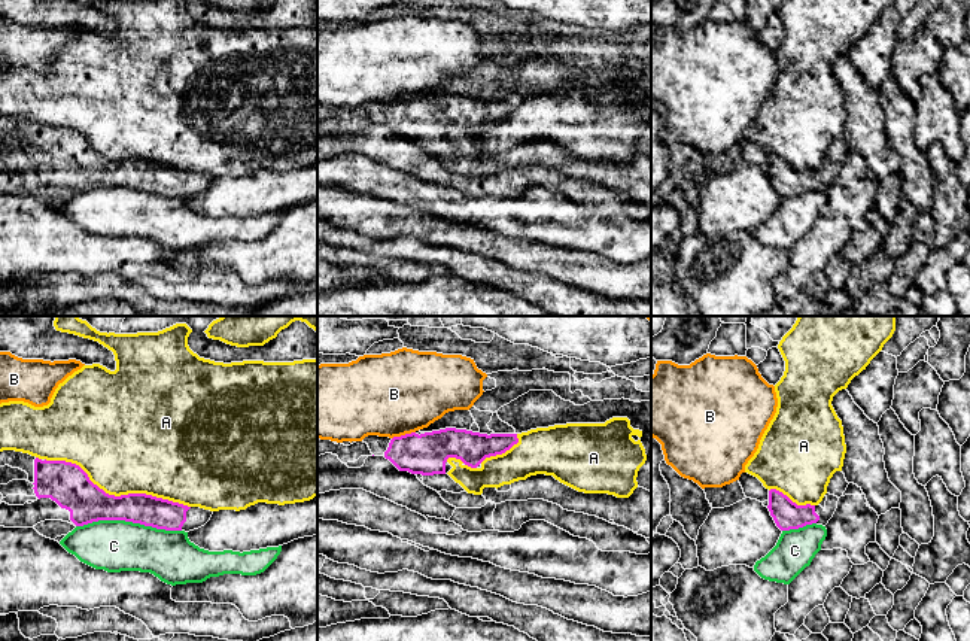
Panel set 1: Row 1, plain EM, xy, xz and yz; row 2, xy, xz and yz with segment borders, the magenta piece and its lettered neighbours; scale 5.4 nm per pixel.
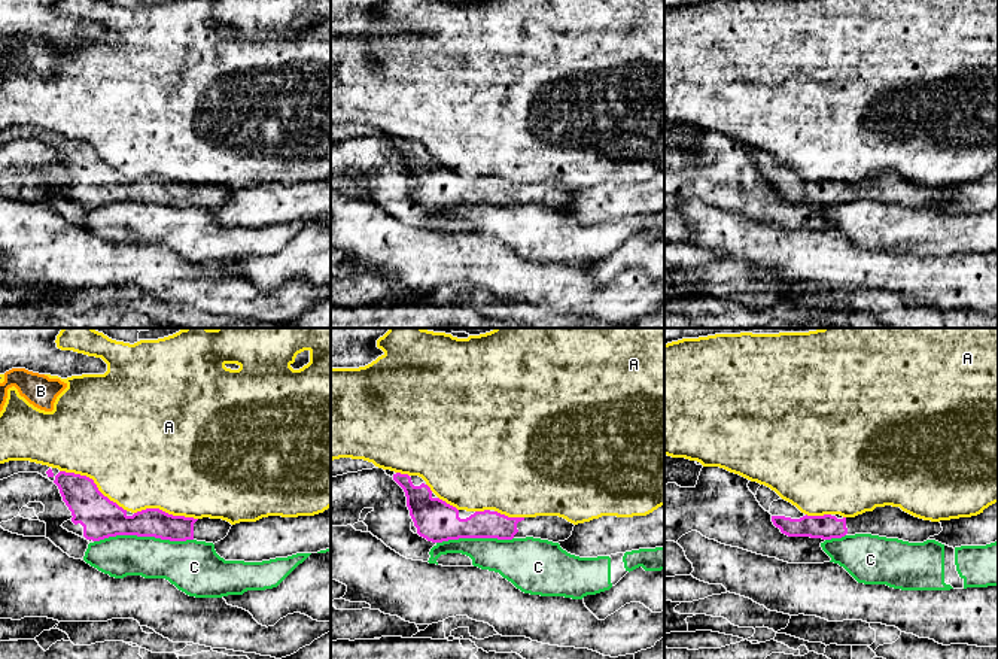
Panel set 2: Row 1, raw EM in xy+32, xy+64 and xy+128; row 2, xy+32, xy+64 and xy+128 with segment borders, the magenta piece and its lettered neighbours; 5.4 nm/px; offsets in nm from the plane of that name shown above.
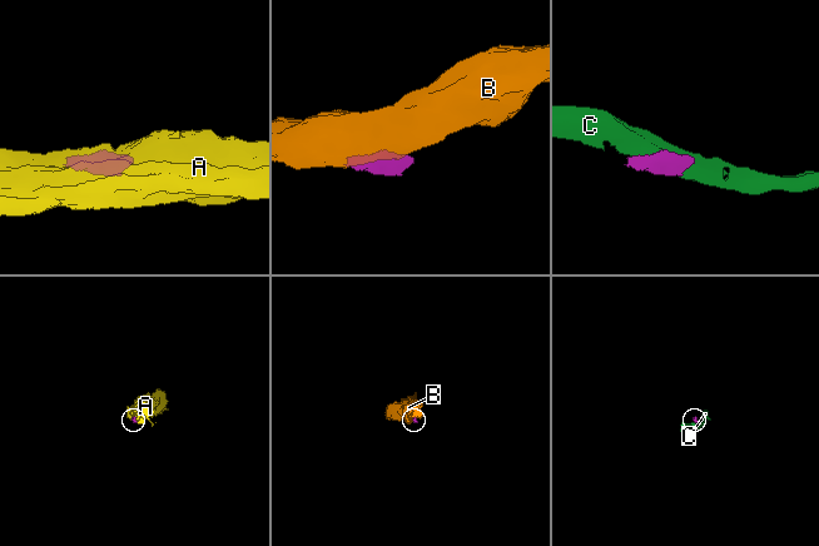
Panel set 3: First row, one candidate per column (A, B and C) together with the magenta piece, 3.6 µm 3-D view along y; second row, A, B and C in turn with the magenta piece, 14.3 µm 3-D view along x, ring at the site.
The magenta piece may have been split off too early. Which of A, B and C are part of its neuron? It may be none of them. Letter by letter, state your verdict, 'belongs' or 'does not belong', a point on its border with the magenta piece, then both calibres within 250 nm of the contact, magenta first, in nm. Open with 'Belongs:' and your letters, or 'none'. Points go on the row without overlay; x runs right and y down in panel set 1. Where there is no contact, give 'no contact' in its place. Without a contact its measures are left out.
Belongs: none
A: does not belong; meets magenta in xy at (116, 163); 220 nm thick on the magenta side, 460 nm on the other
B: does not belong; meets magenta in xz at (403, 102); 220 nm thick on the magenta side, 460 nm on the other
C: does not belong; meets magenta in xy at (128, 187); 220 nm thick on the magenta side, 280 nm on the other

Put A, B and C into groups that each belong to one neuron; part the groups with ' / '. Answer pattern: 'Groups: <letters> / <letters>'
Groups: A / B / C

